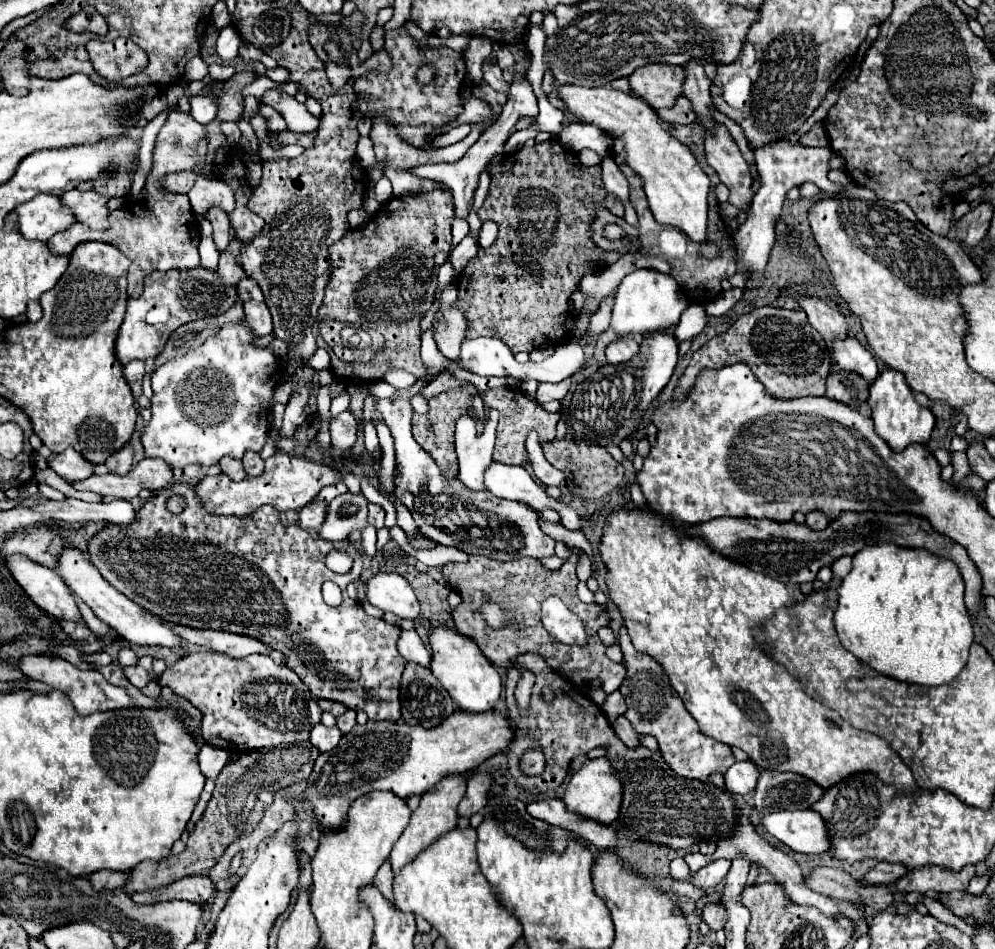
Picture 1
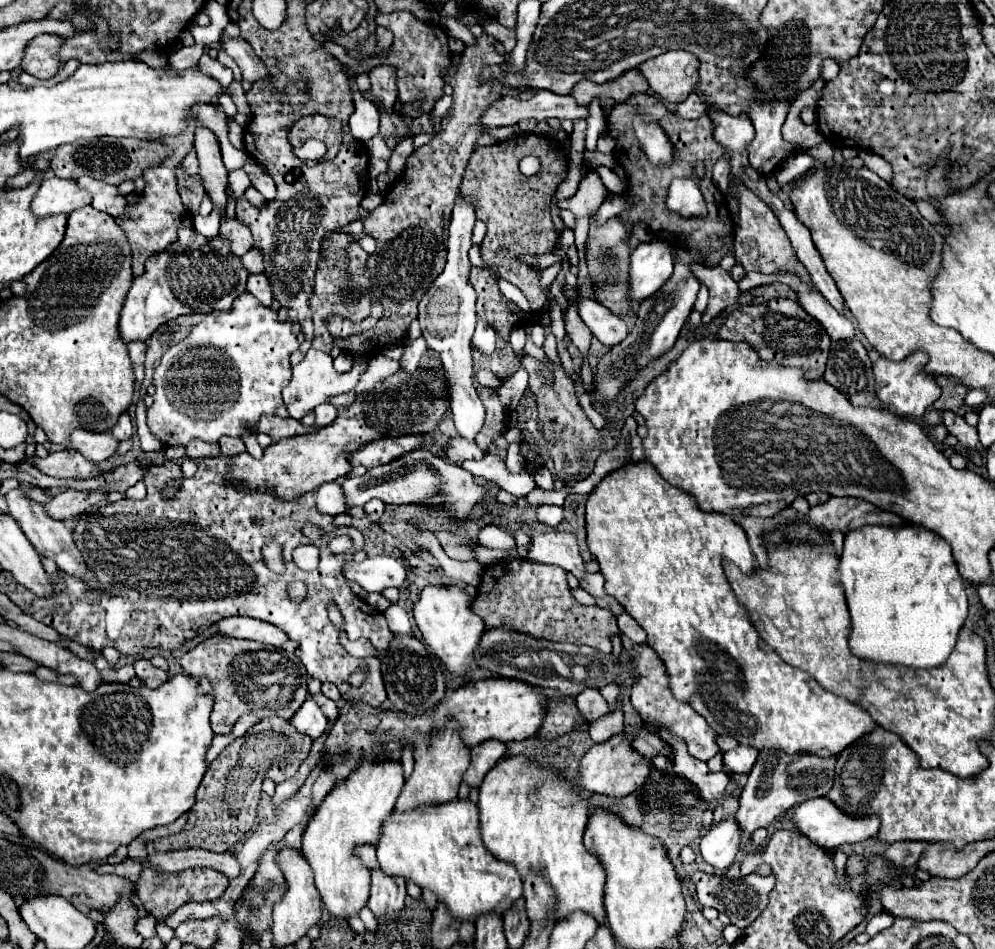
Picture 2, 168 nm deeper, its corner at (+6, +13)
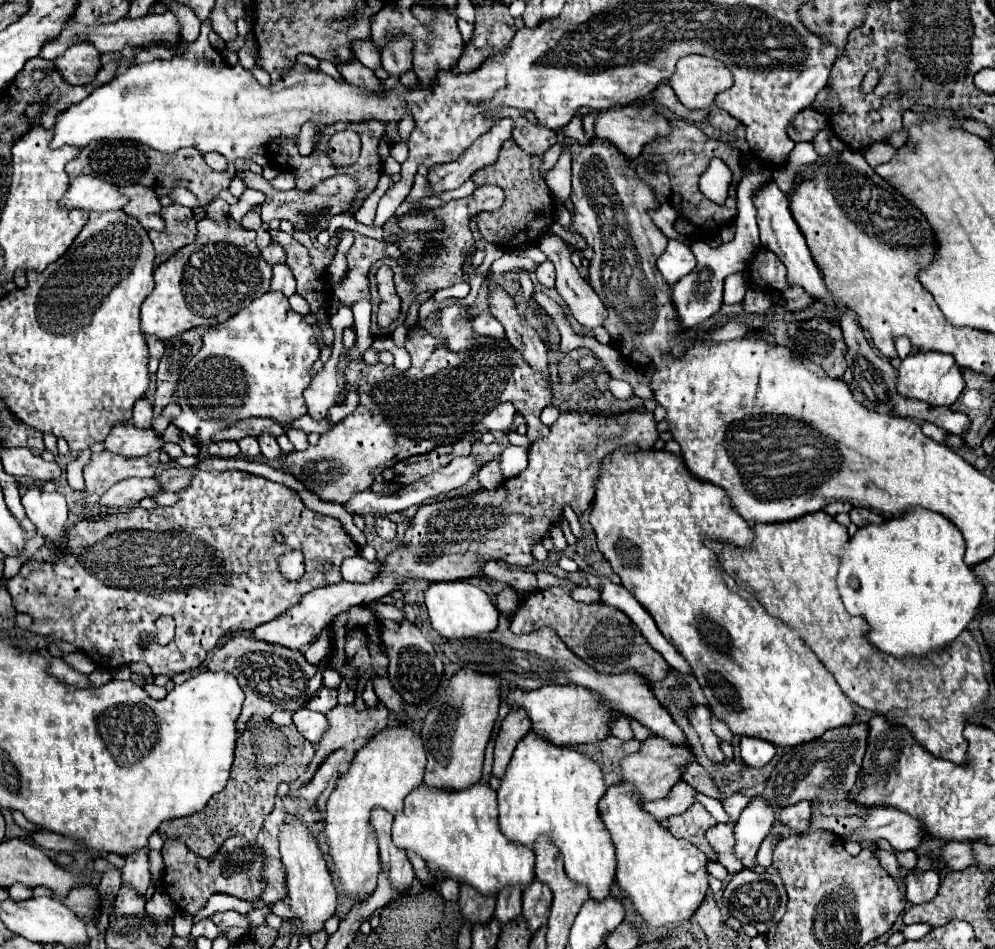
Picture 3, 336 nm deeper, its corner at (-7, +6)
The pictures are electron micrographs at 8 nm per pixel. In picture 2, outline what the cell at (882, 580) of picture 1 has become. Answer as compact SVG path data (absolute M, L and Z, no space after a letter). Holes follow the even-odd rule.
M920 525L858 527L844 539L836 579L844 587L852 617L848 643L854 655L882 663L900 663L914 669L940 667L948 659L968 615L968 601L964 591L966 583L952 559L952 547L940 535Z

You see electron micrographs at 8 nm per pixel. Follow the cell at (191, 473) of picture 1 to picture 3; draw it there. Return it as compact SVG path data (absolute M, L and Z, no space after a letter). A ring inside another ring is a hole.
M233 440L227 442L211 442L207 446L207 454L215 458L235 458L239 454L239 446Z

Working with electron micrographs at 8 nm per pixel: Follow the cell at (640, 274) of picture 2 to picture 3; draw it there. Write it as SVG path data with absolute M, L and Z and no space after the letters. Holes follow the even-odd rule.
M669 240L667 250L657 260L657 268L663 280L673 286L695 268L695 256L687 244L679 240Z

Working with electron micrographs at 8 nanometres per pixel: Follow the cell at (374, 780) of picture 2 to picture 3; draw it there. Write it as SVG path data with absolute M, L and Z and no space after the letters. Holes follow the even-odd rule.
M393 726L377 732L371 742L355 754L349 772L337 780L337 788L327 800L325 836L339 886L355 902L375 892L381 868L377 838L369 826L371 810L383 808L393 816L401 812L405 796L423 782L423 770L425 750L419 732L405 726Z

